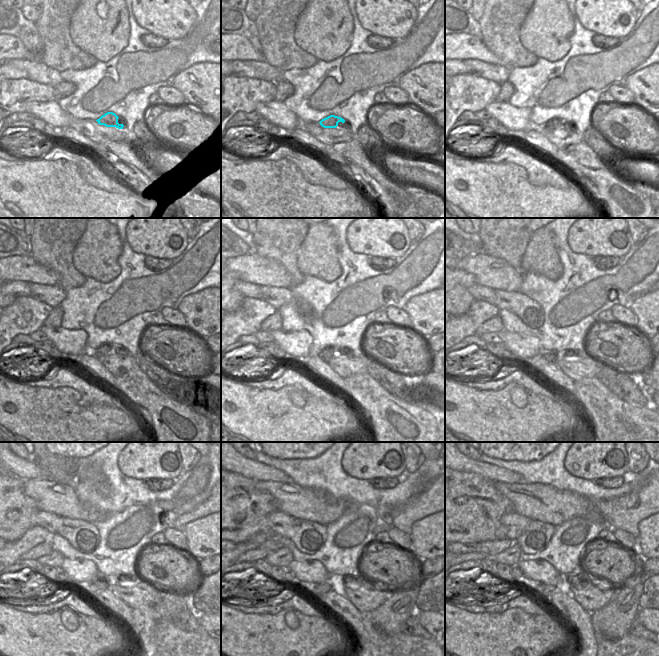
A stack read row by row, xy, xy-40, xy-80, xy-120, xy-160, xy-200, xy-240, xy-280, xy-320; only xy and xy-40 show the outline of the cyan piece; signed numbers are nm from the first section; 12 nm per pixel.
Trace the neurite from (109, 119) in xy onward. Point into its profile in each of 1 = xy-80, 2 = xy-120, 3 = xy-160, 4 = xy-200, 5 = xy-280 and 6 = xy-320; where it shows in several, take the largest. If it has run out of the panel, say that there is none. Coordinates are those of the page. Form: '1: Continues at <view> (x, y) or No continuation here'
1: Continues at xy-80 (552, 124)
2: Continues at xy-120 (103, 351)
3: Continues at xy-160 (326, 354)
4: Continues at xy-200 (551, 357)
5: Continues at xy-280 (321, 588)
6: Continues at xy-320 (543, 590)

